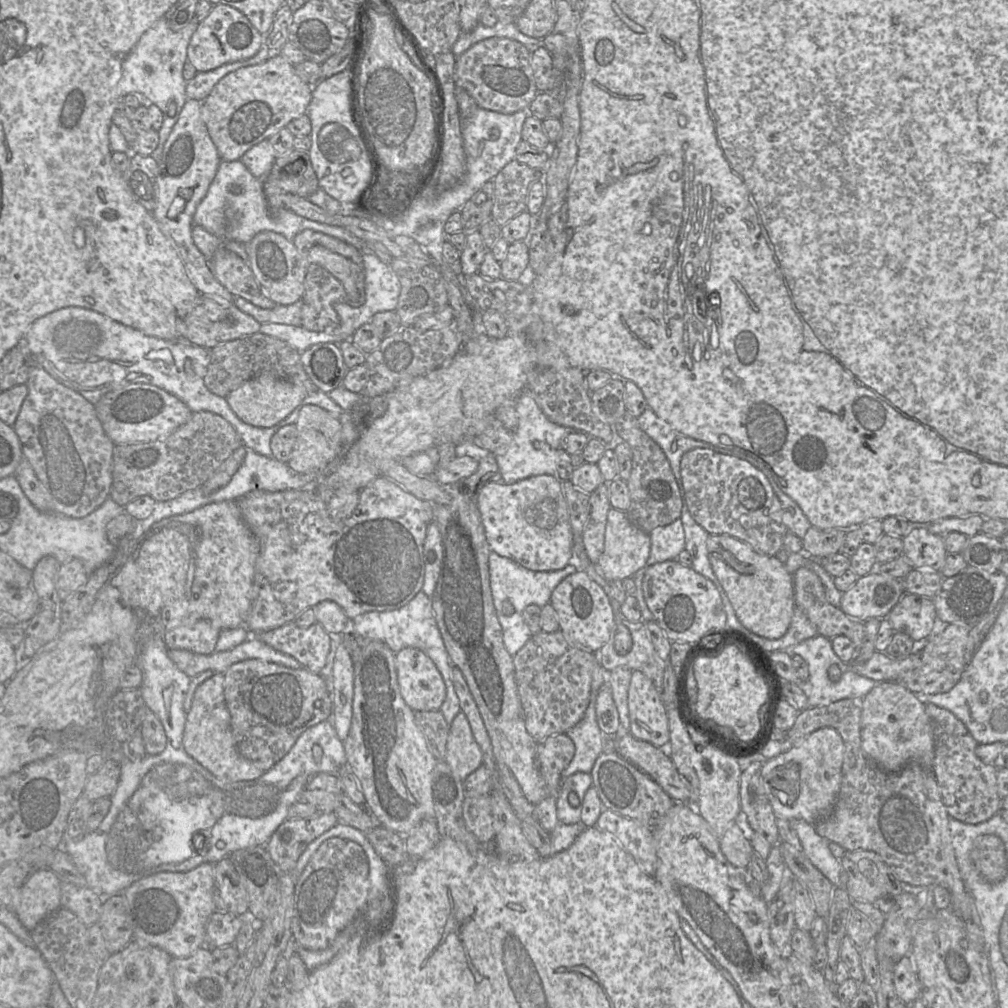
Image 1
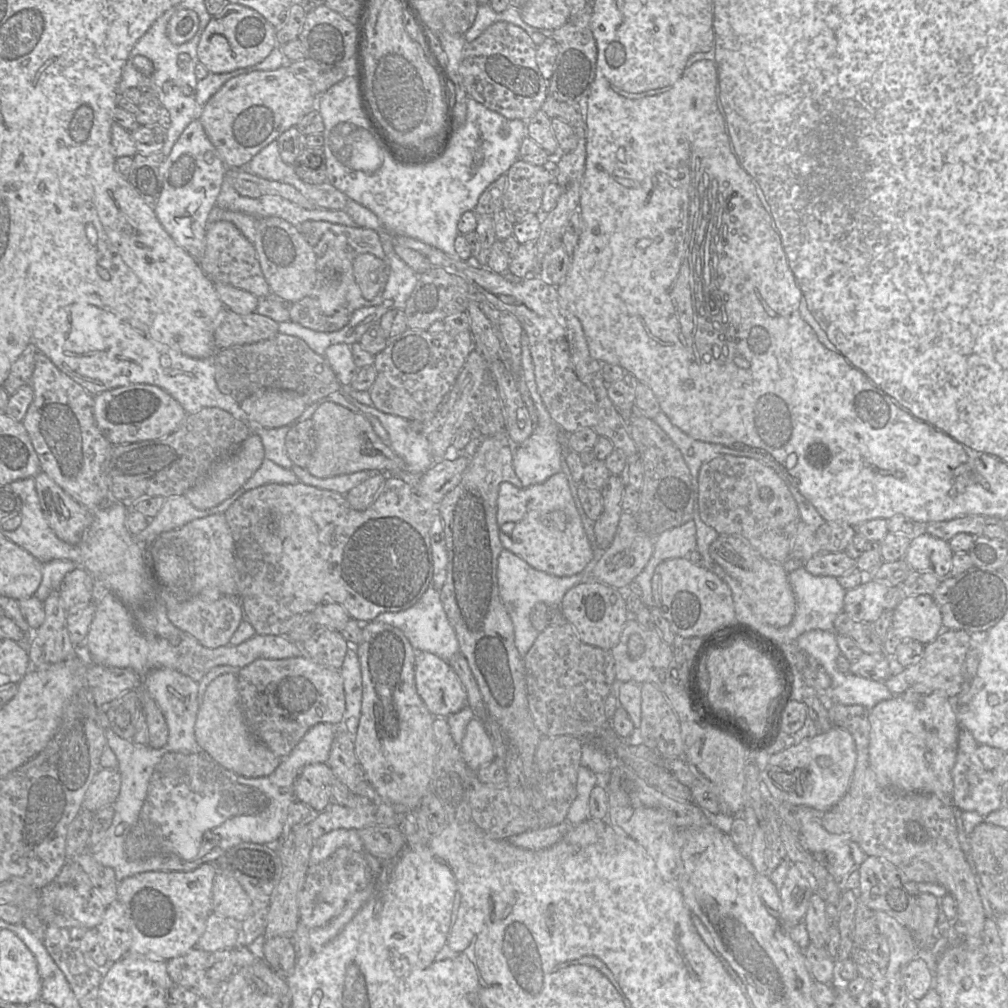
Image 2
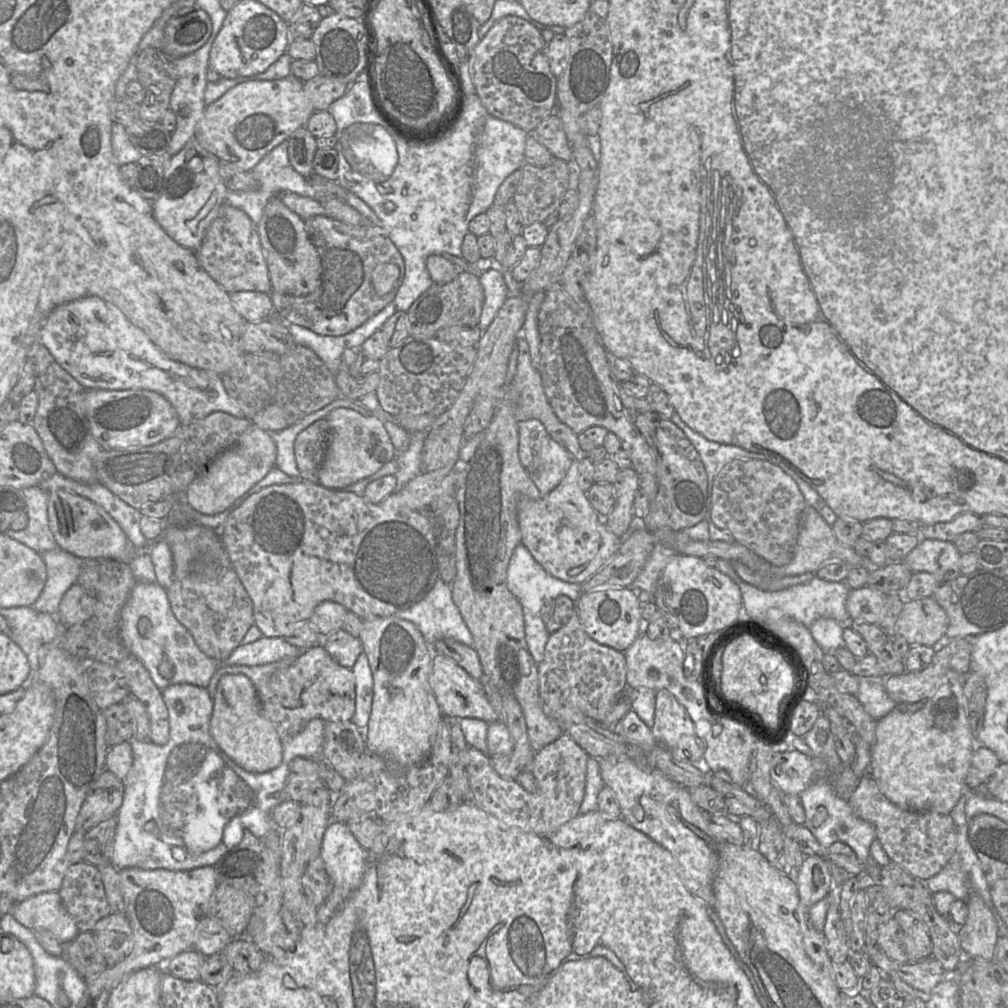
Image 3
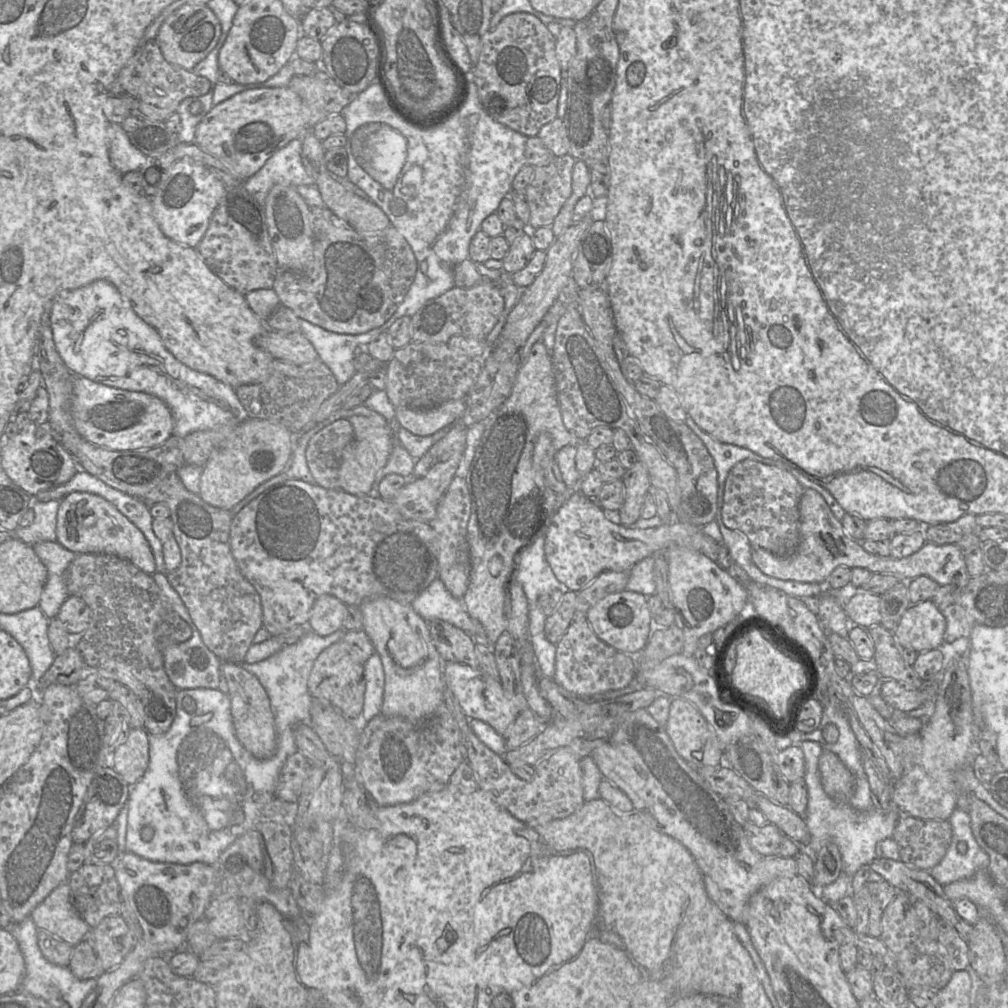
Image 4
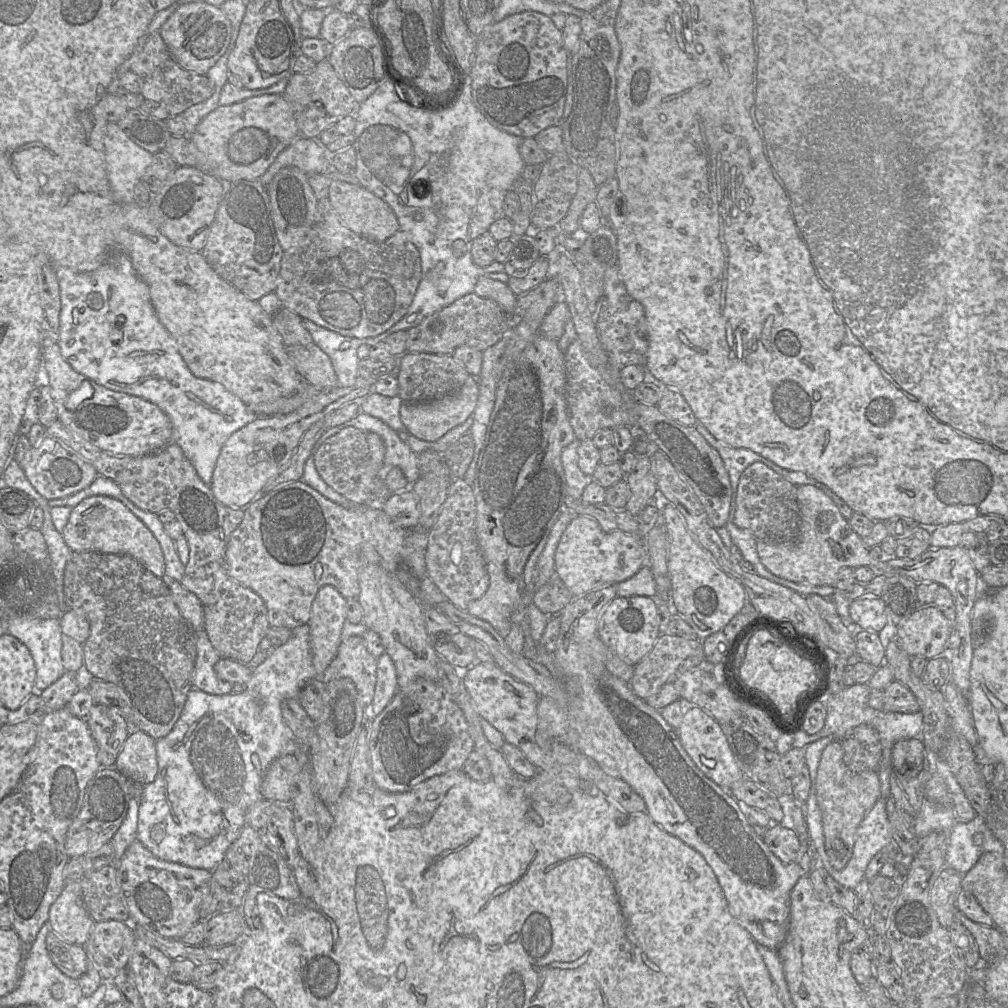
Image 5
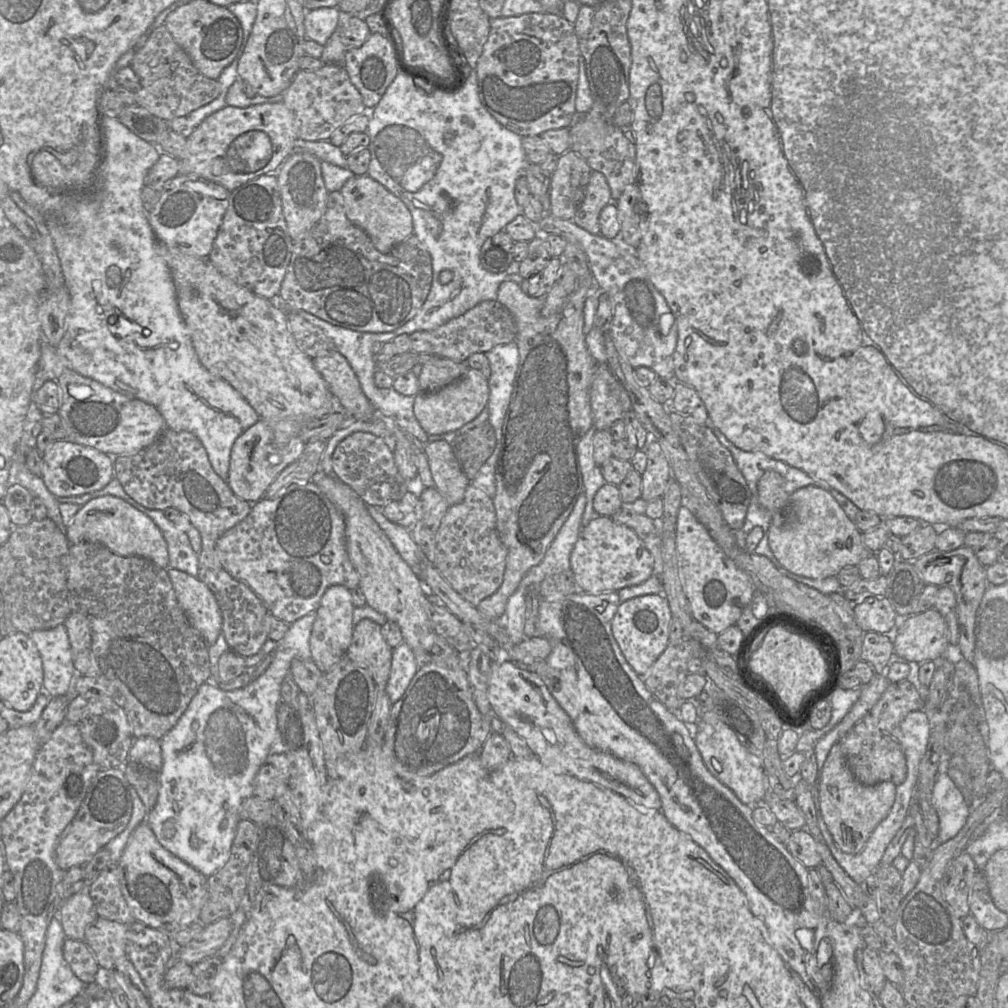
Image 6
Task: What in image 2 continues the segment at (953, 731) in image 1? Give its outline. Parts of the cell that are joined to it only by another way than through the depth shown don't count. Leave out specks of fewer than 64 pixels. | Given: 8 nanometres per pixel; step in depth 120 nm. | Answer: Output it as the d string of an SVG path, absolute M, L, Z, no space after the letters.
M960 728L957 757L952 769L952 806L959 808L963 812L971 811L986 816L1003 805L1003 792L1002 786L996 782L993 772L985 769L978 759L976 755L978 744L968 729Z

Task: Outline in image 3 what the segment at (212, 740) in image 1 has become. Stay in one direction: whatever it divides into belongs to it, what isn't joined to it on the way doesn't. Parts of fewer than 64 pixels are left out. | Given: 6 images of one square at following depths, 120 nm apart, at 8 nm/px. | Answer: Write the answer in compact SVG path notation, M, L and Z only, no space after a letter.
M243 674L221 677L213 698L210 734L220 749L245 771L265 773L278 767L283 759L283 743L274 725L264 716L258 692Z

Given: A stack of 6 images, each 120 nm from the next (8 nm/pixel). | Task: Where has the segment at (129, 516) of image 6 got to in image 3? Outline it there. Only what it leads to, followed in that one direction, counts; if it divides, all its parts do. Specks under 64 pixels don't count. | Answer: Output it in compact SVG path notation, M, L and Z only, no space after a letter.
M65 490L49 493L48 519L58 546L77 557L114 559L129 564L139 554L119 524L101 506L87 498Z

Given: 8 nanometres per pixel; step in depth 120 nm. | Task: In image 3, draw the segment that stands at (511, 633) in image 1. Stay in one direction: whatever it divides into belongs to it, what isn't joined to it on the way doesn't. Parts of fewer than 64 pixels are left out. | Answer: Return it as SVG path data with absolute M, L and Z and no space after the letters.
M522 544L516 547L510 559L507 569L506 583L509 591L521 604L528 650L536 664L539 664L544 658L545 646L549 639L549 634L540 615L544 603L549 600L555 600L561 595L565 595L576 602L582 594L582 585L566 583L551 576Z

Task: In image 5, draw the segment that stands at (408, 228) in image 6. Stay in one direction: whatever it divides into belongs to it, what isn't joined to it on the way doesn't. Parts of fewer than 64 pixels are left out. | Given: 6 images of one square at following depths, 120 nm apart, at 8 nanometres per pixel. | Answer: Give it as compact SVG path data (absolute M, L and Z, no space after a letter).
M331 180L327 198L348 228L370 241L382 242L400 230L398 220L389 205L360 185Z

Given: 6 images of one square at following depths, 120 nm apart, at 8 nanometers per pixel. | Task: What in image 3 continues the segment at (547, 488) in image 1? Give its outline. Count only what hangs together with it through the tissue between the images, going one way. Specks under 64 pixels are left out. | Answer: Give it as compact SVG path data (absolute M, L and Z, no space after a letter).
M579 458L572 463L559 485L538 500L521 498L517 505L517 519L521 530L521 544L554 578L571 584L584 584L618 551L623 538L611 533L591 506L578 483Z

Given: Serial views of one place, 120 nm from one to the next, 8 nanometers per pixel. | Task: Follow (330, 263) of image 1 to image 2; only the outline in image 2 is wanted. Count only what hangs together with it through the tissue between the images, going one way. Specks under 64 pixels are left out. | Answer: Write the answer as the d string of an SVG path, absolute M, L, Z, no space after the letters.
M365 253L353 260L353 274L362 295L367 300L373 300L384 289L389 275L389 265L375 255Z

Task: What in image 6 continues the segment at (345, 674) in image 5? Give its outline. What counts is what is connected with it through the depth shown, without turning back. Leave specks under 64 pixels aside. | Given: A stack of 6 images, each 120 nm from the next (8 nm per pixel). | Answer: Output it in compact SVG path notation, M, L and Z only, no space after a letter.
M363 619L353 629L345 656L371 672L379 692L385 690L389 679L392 650L381 634L381 626L372 620Z

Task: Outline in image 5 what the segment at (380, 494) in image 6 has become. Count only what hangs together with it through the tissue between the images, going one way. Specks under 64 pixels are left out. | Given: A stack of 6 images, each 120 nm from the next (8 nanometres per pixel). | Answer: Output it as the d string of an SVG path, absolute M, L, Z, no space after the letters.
M345 427L317 445L312 454L315 468L323 481L355 505L382 507L386 499L372 499L372 492L361 482L365 472L369 446L366 433L355 427Z

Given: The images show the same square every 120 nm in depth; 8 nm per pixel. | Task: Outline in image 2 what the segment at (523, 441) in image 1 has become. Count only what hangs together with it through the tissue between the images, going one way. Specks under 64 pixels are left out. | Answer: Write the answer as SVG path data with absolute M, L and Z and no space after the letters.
M524 332L521 337L521 347L522 377L532 401L537 420L532 435L521 445L515 447L513 454L513 468L522 485L524 487L529 487L536 484L542 484L553 475L562 472L562 453L564 449L562 445L562 435L565 435L565 432L562 431L561 427L559 427L551 418L538 393L529 340Z

